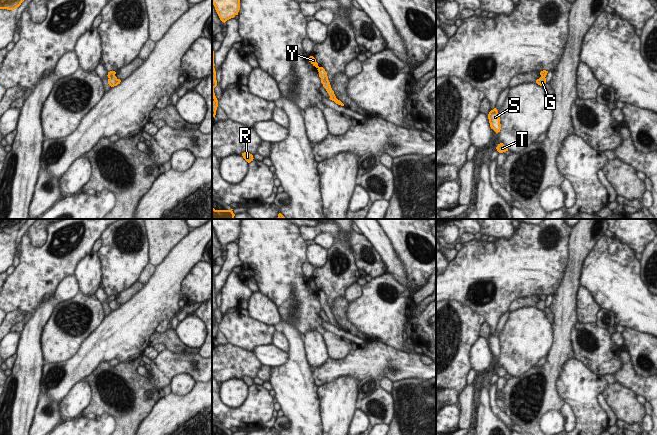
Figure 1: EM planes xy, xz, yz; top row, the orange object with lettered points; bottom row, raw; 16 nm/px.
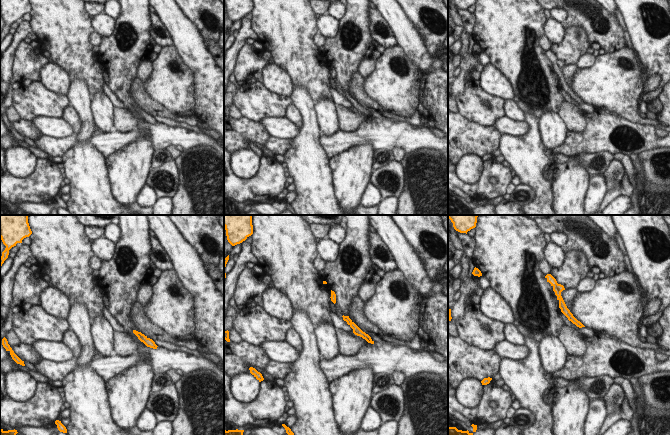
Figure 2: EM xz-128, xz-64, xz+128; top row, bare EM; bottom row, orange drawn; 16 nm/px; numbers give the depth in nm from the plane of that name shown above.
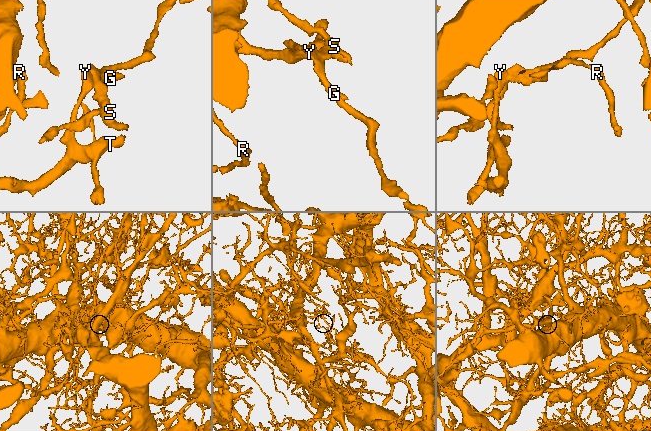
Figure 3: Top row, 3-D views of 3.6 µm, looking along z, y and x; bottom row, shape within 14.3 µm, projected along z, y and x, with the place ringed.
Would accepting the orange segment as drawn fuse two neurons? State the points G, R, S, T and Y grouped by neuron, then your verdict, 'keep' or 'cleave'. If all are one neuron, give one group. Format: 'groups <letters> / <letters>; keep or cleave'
groups G T Y / R S; cleave

